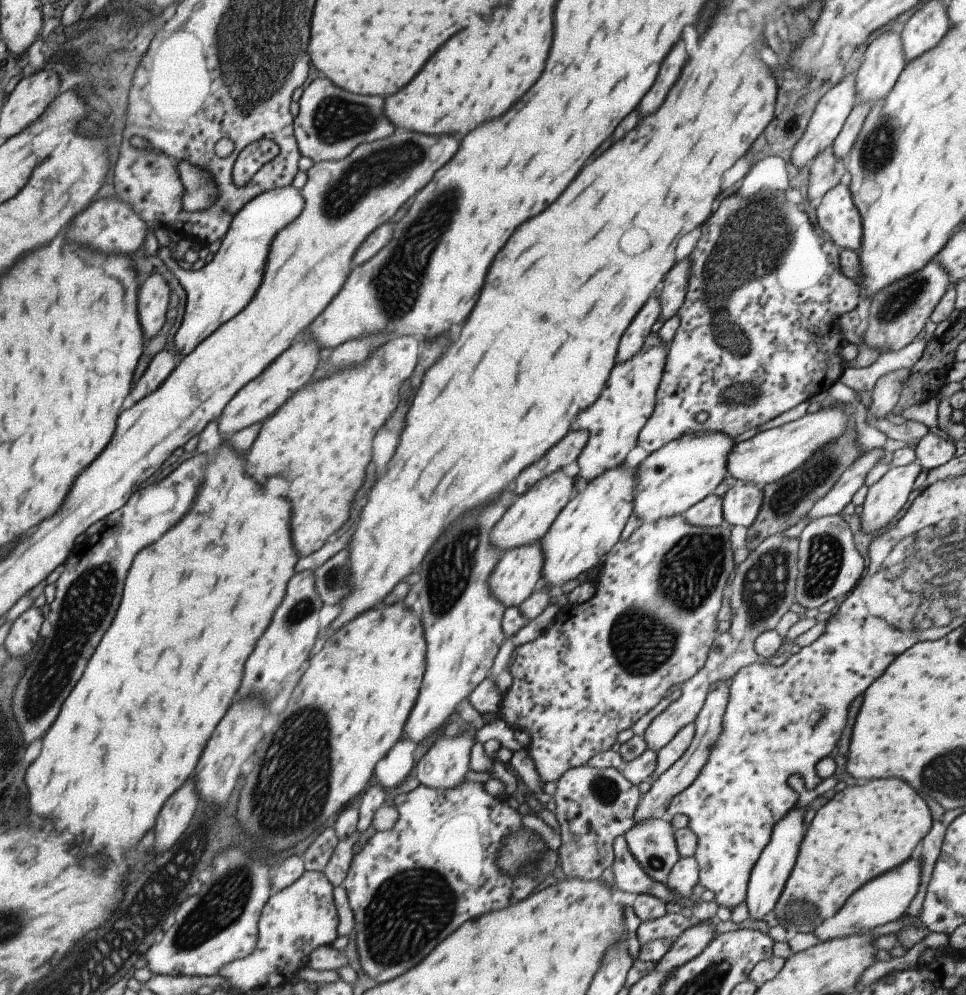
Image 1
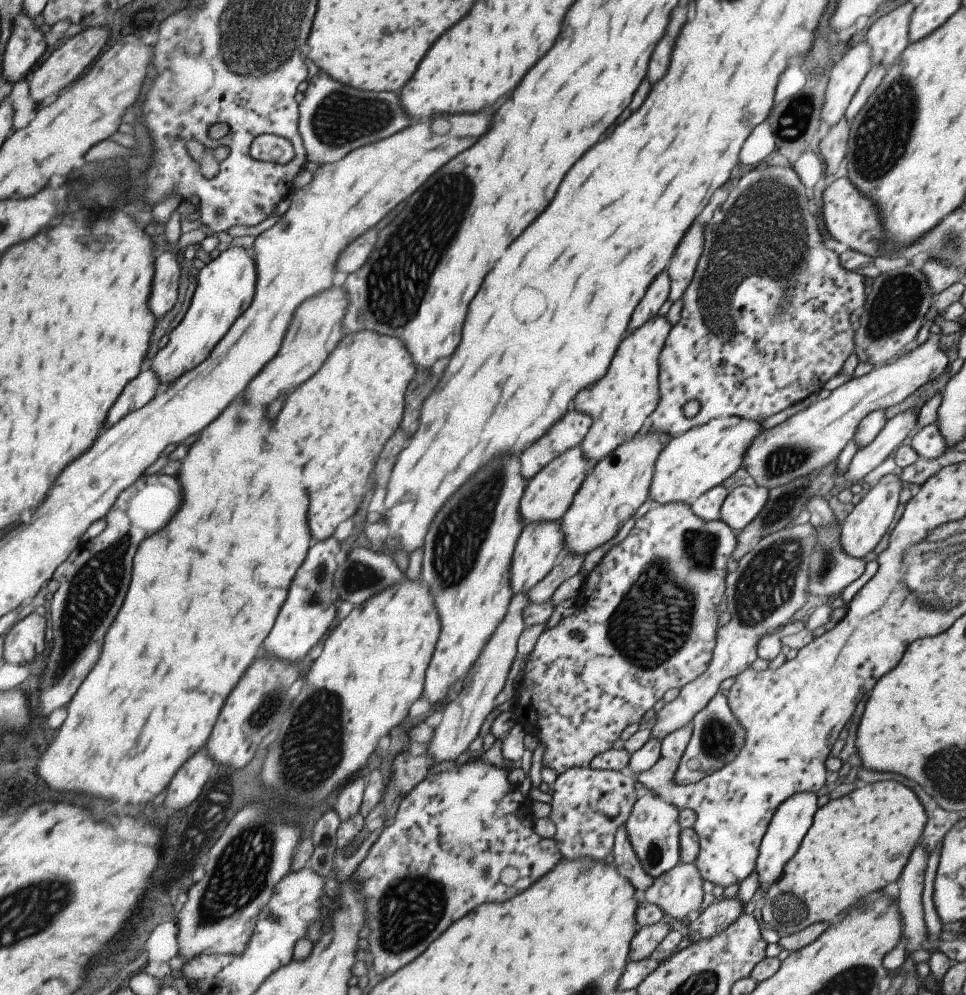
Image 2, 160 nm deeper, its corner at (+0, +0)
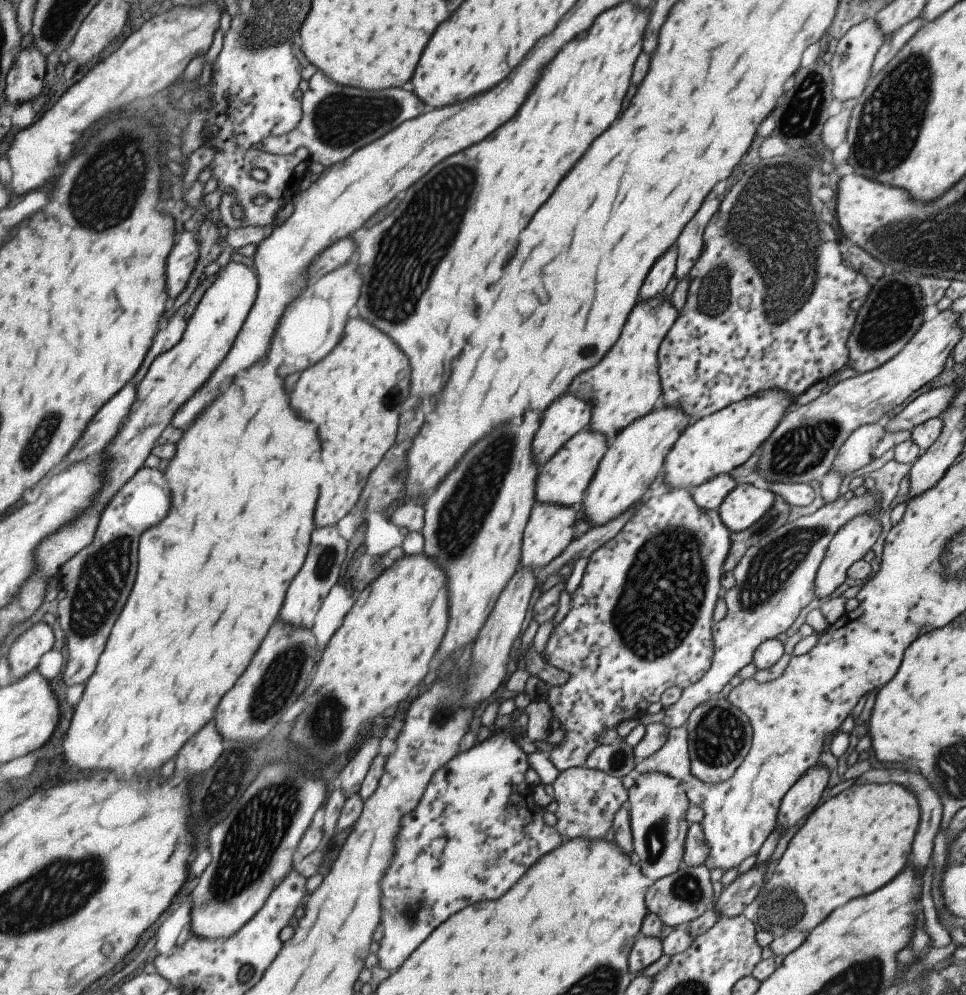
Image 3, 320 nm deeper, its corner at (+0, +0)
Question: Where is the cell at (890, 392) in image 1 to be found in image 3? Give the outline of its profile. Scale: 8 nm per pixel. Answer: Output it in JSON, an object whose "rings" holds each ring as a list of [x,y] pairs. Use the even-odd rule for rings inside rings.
{"rings":[[[881,418],[876,423],[856,428],[839,447],[829,471],[837,471],[842,477],[847,476],[879,458],[889,448],[910,439],[911,428],[890,433],[884,425],[885,418]]]}

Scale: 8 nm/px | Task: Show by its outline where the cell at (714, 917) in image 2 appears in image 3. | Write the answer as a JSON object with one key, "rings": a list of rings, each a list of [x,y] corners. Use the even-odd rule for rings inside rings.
{"rings":[[[765,862],[753,865],[746,872],[739,874],[726,887],[722,887],[719,898],[714,905],[721,917],[732,917],[743,912],[753,898],[758,896],[764,884]]]}

